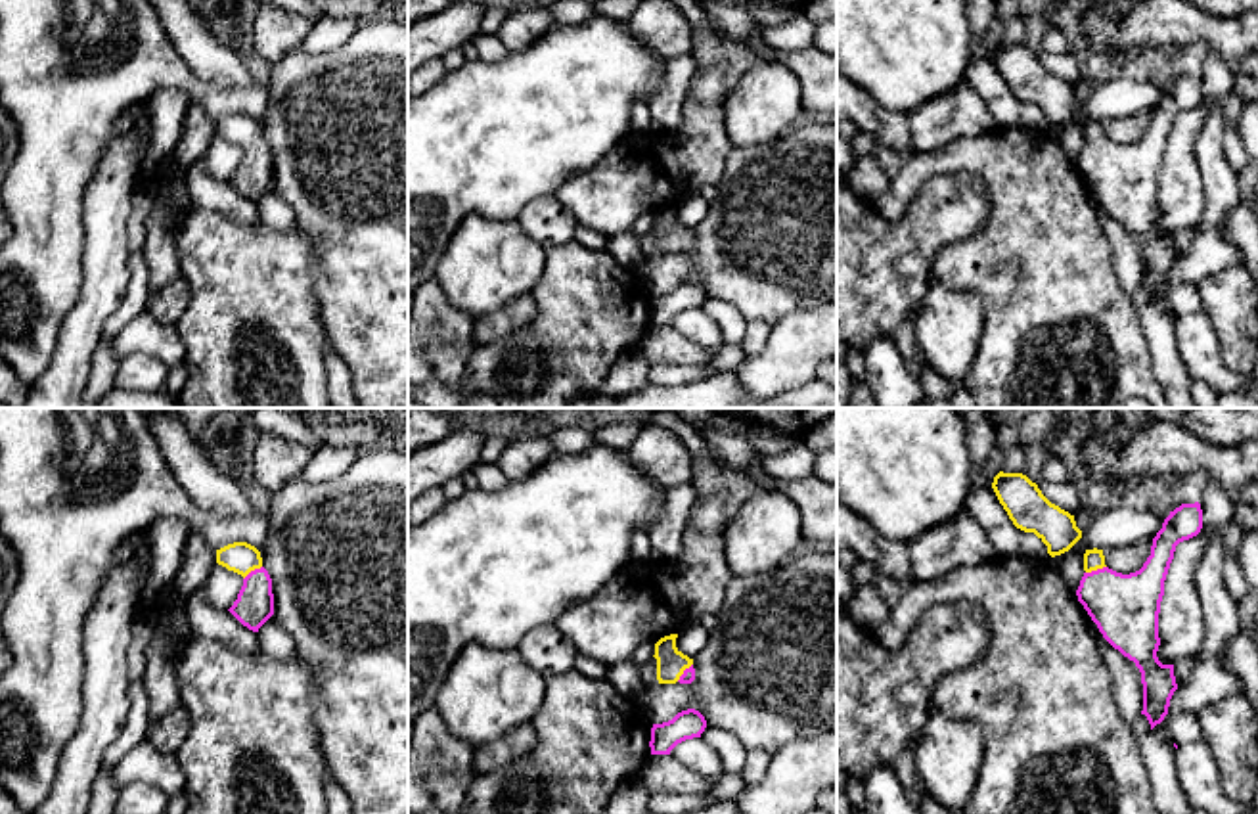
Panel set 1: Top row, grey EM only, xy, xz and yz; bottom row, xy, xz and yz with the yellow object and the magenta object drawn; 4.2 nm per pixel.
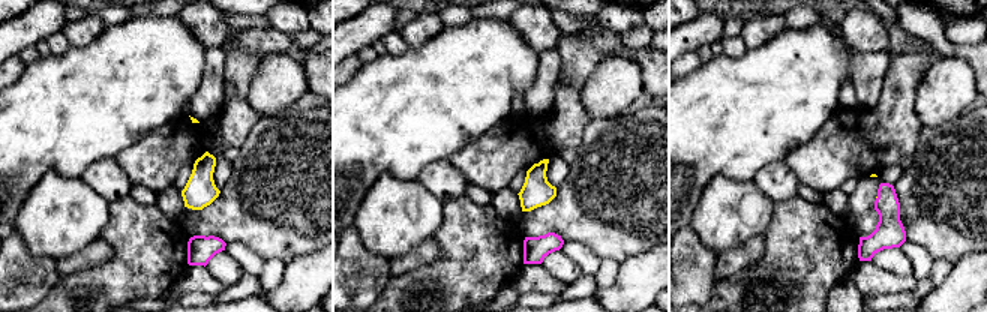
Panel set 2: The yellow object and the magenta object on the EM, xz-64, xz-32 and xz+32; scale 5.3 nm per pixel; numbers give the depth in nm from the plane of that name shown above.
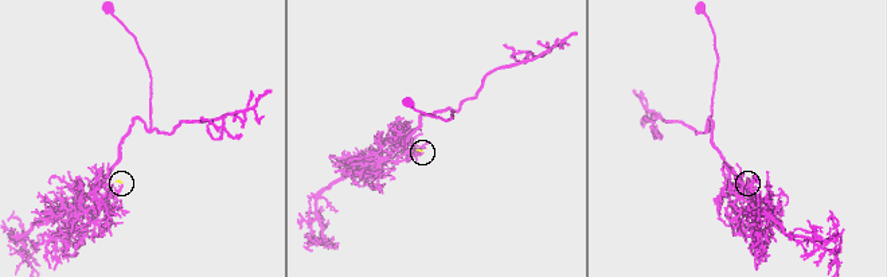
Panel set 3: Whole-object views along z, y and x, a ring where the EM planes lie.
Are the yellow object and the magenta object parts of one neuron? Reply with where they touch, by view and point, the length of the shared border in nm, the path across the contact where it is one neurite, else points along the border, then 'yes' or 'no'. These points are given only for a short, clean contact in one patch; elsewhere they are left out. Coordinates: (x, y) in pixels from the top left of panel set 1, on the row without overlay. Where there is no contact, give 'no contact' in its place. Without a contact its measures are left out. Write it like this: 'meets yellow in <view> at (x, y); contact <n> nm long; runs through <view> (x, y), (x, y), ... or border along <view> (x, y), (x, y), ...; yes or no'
meets yellow in yz at (1096, 140); contact 90 nm long; runs through yz (1094, 131), (1096, 140), (1098, 152), (1124, 179); yes

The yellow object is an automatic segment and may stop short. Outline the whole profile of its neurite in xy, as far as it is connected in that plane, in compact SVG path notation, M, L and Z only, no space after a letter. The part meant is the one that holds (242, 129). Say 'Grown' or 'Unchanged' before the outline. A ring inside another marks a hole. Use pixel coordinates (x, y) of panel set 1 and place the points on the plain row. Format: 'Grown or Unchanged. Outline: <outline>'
Grown. Outline: M234 113L216 121L216 134L243 147L237 170L228 180L253 203L274 186L272 149L262 138L260 123L247 113Z

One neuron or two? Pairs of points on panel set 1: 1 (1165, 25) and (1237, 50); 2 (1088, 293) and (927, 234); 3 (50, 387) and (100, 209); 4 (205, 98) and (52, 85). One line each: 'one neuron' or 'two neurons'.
1: one neuron
2: two neurons
3: one neuron
4: one neuron

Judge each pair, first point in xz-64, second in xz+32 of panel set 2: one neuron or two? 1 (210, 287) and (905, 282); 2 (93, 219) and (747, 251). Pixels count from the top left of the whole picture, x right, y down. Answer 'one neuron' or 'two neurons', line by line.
1: one neuron
2: two neurons

